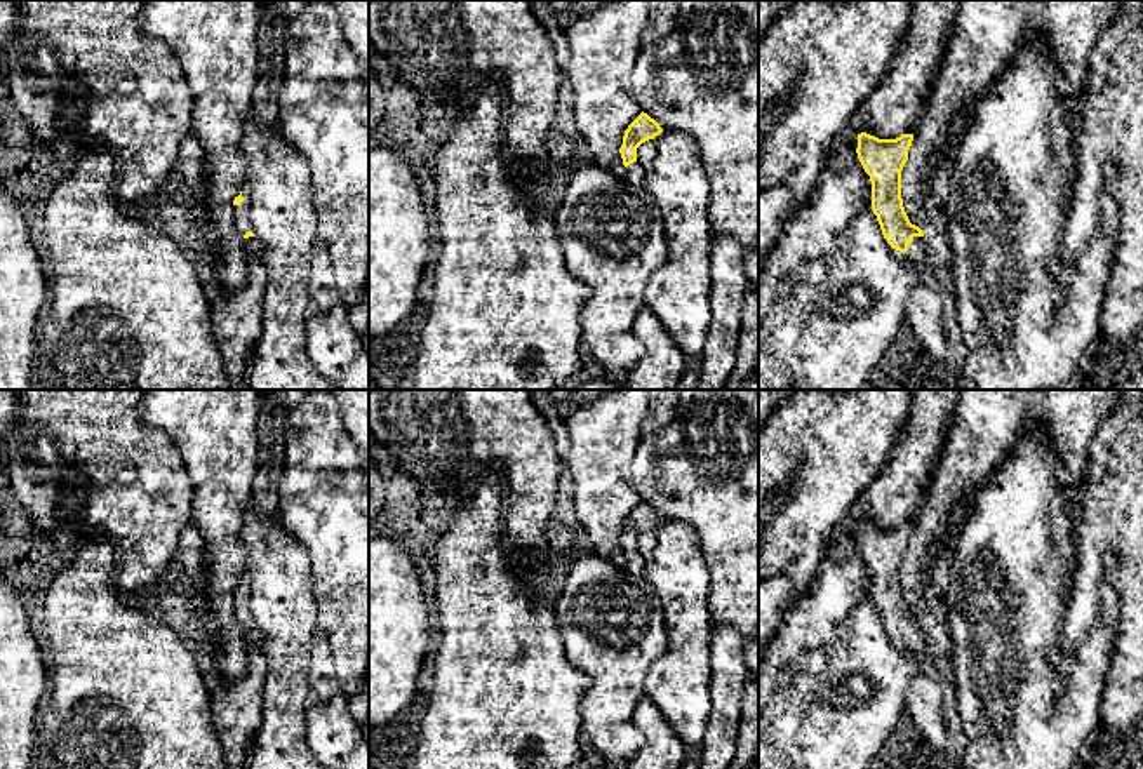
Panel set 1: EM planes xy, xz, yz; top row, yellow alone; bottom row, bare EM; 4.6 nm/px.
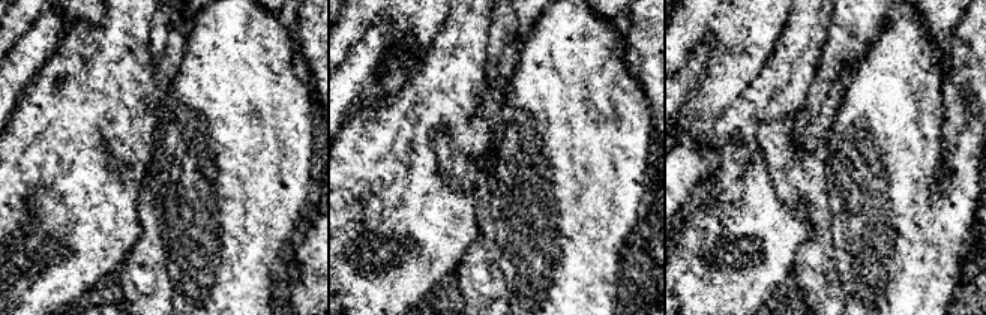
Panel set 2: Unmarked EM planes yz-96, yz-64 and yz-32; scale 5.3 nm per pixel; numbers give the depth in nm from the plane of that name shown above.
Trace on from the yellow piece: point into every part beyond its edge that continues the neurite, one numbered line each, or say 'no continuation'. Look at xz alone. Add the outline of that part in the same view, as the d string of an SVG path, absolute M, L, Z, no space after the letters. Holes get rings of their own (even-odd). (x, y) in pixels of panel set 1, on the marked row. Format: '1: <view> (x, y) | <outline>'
1: xz (632, 173) | M633 162L633 164L626 165L623 177L628 183L638 183L638 184L642 184L642 169L640 169L638 162Z

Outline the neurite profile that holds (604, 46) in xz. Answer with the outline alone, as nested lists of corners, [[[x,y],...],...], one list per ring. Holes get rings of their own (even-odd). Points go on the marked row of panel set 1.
[[[614,0],[592,14],[579,17],[565,30],[571,57],[564,70],[574,94],[574,122],[579,129],[593,164],[623,177],[625,165],[619,153],[628,125],[642,113],[630,77],[640,52],[640,35],[647,26],[645,0]]]

